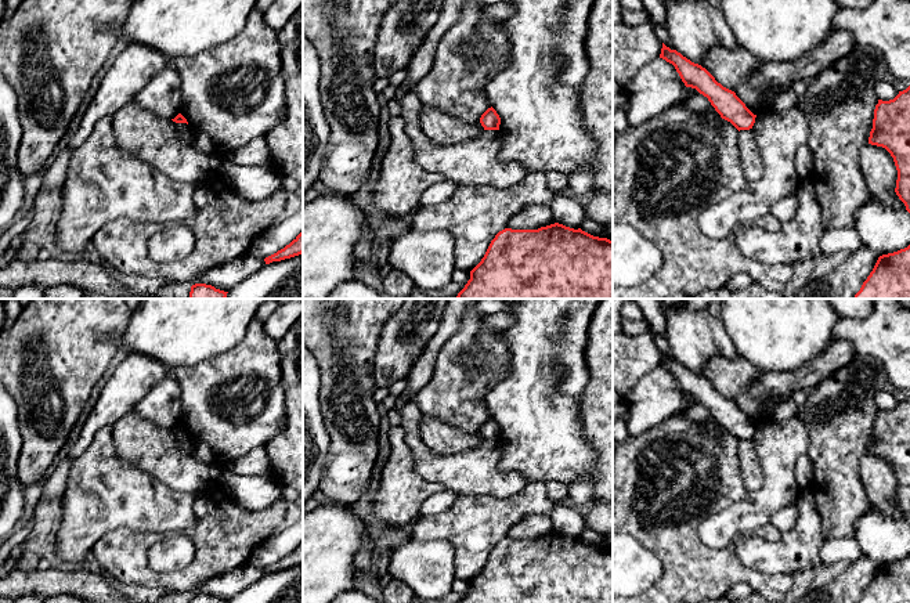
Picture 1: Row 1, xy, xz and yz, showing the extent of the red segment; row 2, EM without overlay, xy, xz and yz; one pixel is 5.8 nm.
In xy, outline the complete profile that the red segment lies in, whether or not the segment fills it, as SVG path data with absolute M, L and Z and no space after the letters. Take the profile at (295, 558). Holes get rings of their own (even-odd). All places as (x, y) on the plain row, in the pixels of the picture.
M303 541L284 559L264 568L266 574L281 571L303 563Z

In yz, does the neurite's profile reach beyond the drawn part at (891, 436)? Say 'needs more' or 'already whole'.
already whole

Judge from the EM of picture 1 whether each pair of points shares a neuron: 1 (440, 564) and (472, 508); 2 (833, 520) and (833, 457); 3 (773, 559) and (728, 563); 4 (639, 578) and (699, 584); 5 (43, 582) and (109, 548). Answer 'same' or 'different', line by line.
1: different
2: same
3: different
4: different
5: different

